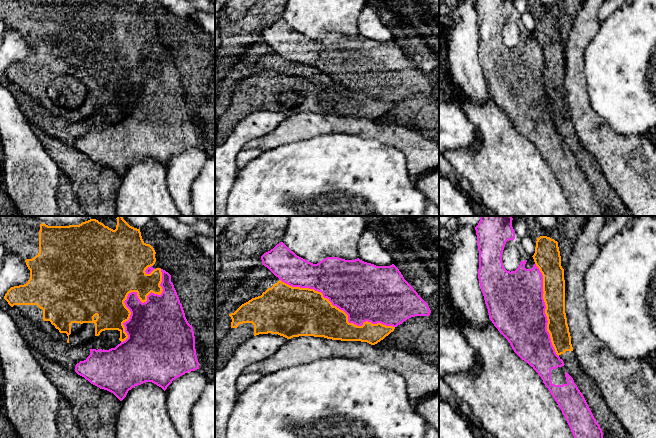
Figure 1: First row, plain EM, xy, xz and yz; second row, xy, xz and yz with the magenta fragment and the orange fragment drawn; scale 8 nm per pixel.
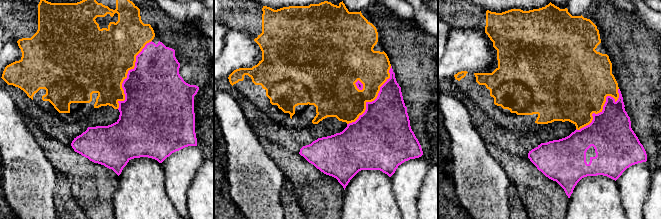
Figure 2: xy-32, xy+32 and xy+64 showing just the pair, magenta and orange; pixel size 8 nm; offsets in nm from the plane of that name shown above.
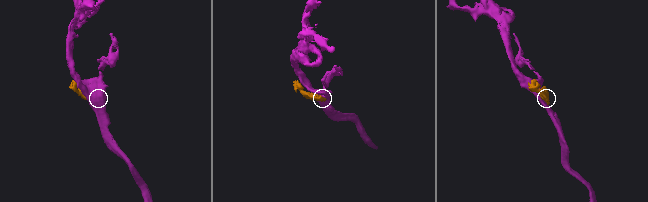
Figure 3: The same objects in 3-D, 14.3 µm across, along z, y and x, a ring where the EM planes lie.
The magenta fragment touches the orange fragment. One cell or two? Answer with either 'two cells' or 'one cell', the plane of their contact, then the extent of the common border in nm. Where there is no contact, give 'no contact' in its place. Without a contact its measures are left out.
two cells | xz | 1000 nm

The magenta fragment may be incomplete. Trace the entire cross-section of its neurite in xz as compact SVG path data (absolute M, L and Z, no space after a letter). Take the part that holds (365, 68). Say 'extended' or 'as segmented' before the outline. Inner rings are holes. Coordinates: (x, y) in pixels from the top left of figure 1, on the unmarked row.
as segmented | M283 18L261 32L262 39L282 58L300 64L314 65L321 68L333 82L348 91L348 98L362 102L368 97L397 103L415 92L429 92L428 80L418 71L404 55L394 41L376 42L359 34L345 36L338 33L327 33L317 40L297 32Z

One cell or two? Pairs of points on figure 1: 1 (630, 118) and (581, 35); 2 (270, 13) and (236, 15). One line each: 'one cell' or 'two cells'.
1: two cells
2: one cell

